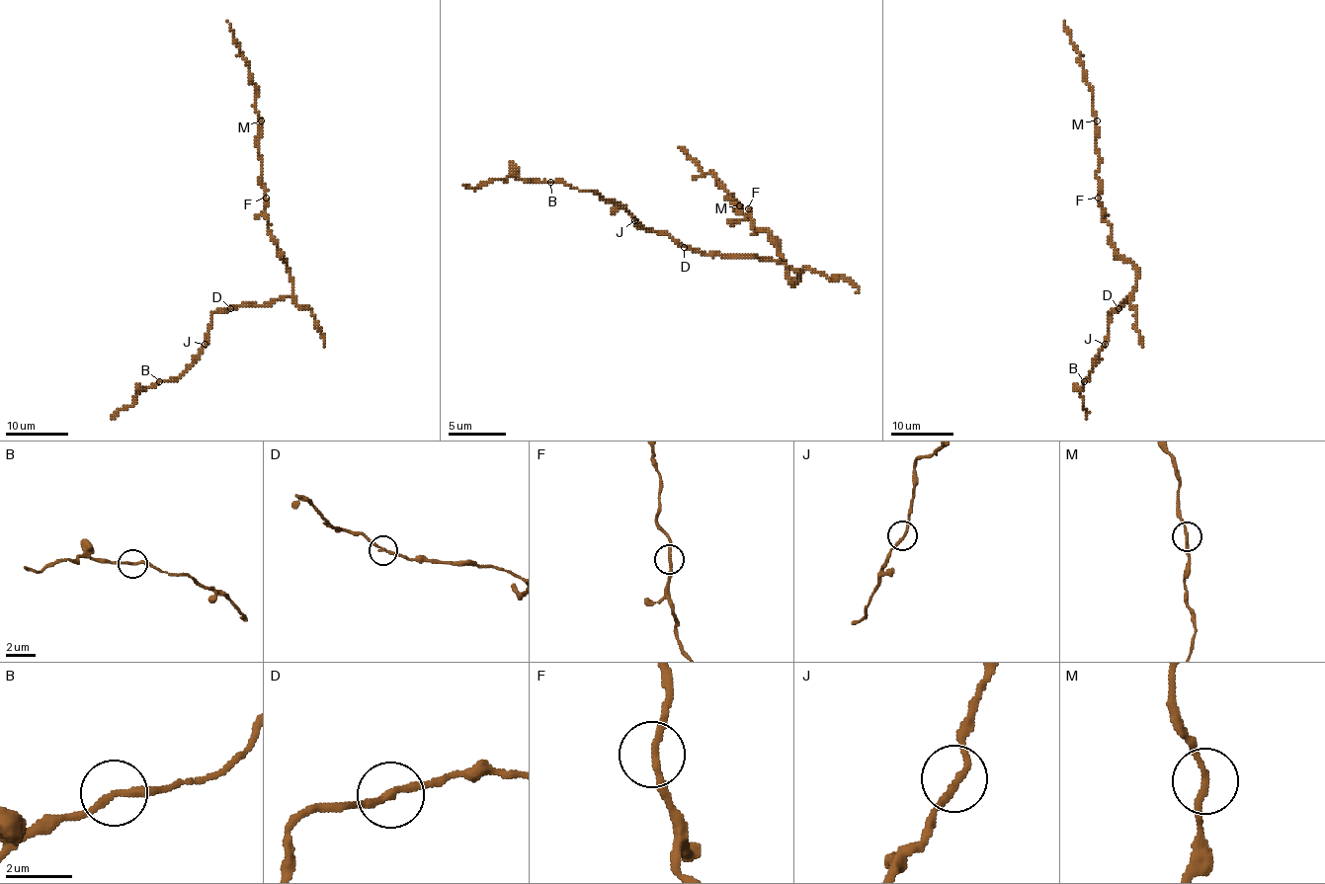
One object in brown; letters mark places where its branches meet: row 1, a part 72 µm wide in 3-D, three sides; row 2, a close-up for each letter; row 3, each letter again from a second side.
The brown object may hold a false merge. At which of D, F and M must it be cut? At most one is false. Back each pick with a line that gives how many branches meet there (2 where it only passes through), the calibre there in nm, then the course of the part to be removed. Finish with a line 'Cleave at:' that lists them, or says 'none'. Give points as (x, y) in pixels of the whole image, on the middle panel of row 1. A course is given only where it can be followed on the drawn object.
Cleave at: none

